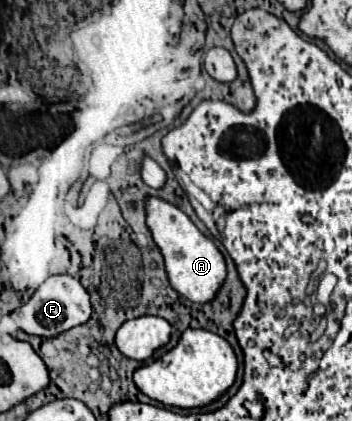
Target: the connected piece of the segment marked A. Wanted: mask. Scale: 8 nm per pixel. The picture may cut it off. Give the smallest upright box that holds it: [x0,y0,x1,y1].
[145,195,227,303]

